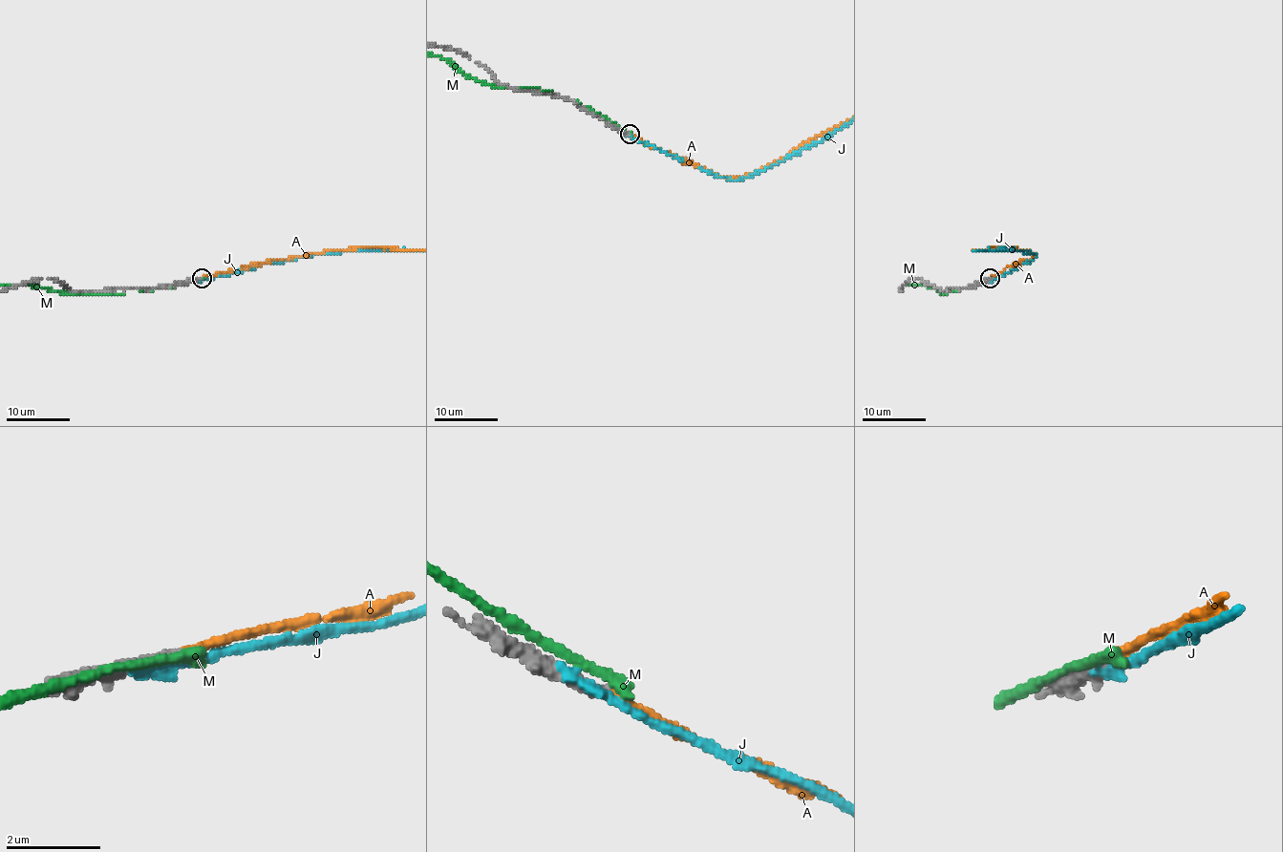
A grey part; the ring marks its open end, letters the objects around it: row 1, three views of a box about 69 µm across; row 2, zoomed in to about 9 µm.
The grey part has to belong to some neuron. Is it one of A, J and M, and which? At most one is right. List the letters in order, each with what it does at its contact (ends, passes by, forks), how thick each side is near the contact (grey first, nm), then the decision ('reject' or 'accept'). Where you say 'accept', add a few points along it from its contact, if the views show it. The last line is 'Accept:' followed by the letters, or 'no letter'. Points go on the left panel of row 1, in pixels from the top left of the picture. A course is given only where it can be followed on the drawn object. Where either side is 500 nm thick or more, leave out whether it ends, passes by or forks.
A: it ends there; 280 nm thick on the grey side, 170 nm on the other; accept
J: it ends there; 400 nm thick on the grey side, 240 nm on the other; reject
M: it passes by; 340 nm thick on the grey side, 180 nm on the other; reject
Accept: A

